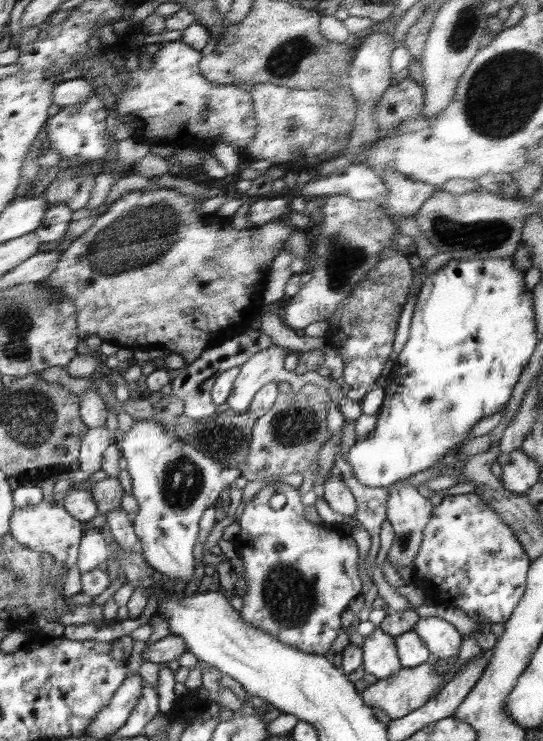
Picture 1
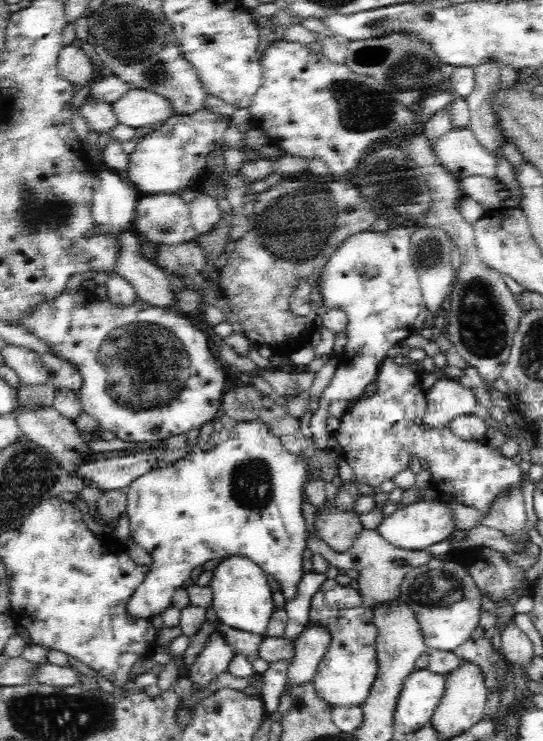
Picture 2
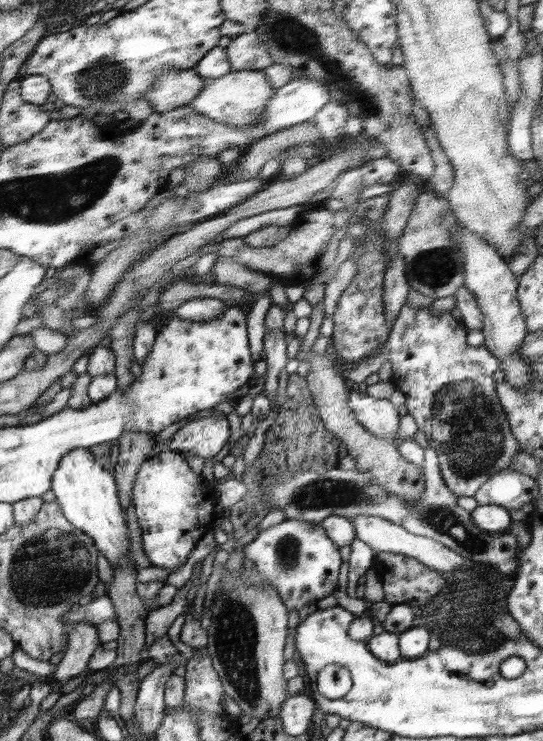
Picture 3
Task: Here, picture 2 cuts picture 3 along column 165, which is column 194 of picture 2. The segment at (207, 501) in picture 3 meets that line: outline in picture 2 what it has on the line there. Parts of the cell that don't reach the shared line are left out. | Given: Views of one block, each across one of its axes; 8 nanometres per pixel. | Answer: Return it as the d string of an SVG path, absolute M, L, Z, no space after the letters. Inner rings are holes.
M238 421L230 432L232 438L228 439L225 443L216 445L213 449L205 452L204 450L192 450L184 458L178 460L176 464L173 464L172 467L162 468L160 471L151 470L140 476L140 478L134 479L134 482L127 487L126 511L131 531L129 537L140 548L144 548L152 556L152 565L149 568L150 572L148 572L146 578L142 581L142 584L134 591L132 598L130 598L127 604L126 610L131 617L150 620L152 616L160 616L166 608L170 608L175 592L184 586L184 582L190 578L190 573L194 568L204 567L204 562L209 564L212 558L218 559L234 554L248 557L254 563L261 565L265 569L266 574L272 576L272 578L275 578L280 583L280 591L284 594L286 600L296 598L298 583L305 573L302 569L302 564L304 564L302 560L304 549L307 548L306 540L308 540L308 531L302 510L302 504L304 504L305 500L303 488L309 479L307 472L308 458L304 457L303 454L292 454L284 449L279 437L270 431L269 424L266 424L265 421Z

